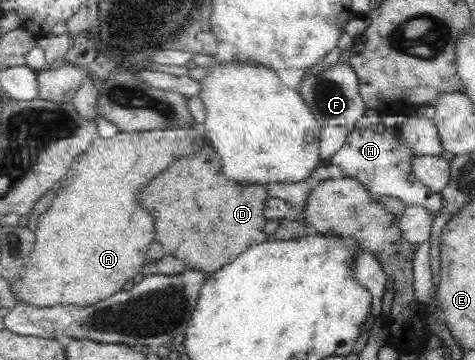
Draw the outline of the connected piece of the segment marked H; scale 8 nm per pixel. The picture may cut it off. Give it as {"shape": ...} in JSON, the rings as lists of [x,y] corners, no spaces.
{"shape":[[[378,124],[378,126],[367,127],[363,130],[358,128],[350,132],[344,146],[332,156],[332,159],[330,159],[327,164],[342,168],[344,177],[356,179],[356,181],[362,183],[371,194],[396,198],[400,200],[402,204],[405,204],[405,206],[412,206],[412,204],[423,206],[435,215],[436,212],[440,210],[440,207],[443,206],[444,201],[440,193],[432,192],[432,190],[428,189],[420,180],[416,179],[416,175],[412,172],[411,167],[414,158],[415,155],[412,153],[410,146],[407,146],[404,139],[402,139],[399,130],[385,128],[383,125]]]}

